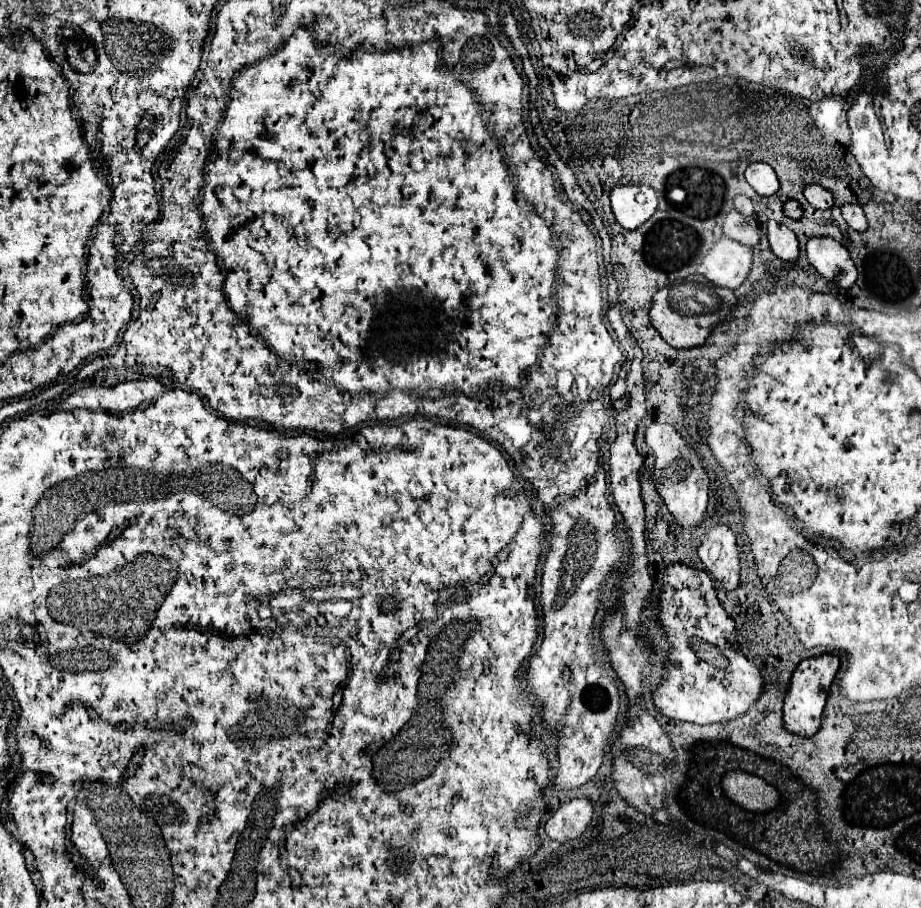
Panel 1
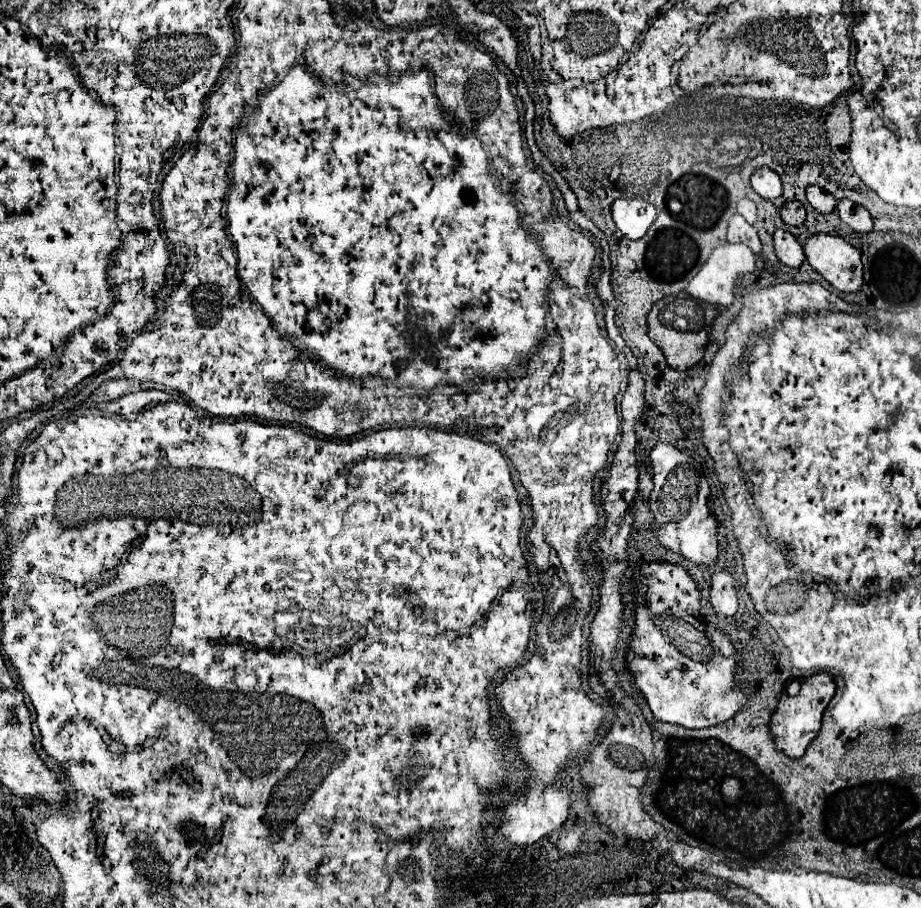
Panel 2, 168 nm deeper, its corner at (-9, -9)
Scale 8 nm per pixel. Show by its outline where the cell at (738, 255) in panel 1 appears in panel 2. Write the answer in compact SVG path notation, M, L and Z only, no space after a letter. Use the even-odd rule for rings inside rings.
M726 243L726 245L720 245L712 251L710 259L704 263L704 267L698 271L698 275L690 281L686 291L700 301L708 301L708 303L714 303L720 307L728 307L736 299L736 293L734 293L736 283L742 277L752 275L754 271L756 271L756 255L752 253L752 249L746 247L744 243L736 243L736 245Z

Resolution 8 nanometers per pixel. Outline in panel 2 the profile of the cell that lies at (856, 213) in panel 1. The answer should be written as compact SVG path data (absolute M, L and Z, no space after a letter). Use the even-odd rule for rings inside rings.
M842 199L842 201L838 201L836 211L838 211L840 219L846 225L850 225L856 233L870 233L872 231L872 217L864 207L860 207L848 199Z

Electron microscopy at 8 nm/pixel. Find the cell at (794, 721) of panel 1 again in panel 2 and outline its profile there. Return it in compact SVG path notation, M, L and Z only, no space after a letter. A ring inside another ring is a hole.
M814 673L814 675L800 679L800 693L794 697L784 693L778 703L776 713L772 717L772 733L774 733L776 749L780 749L786 755L796 757L796 759L802 757L804 751L808 749L808 745L818 737L824 709L828 707L834 693L836 693L836 683L834 683L832 675L828 675L828 673Z

